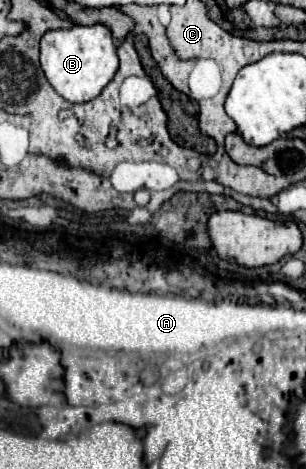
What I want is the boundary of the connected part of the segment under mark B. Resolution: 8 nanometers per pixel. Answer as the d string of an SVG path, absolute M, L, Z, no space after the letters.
M73 26L69 30L51 30L41 38L41 68L49 84L67 102L89 102L101 94L101 90L113 80L119 58L115 40L107 26Z

